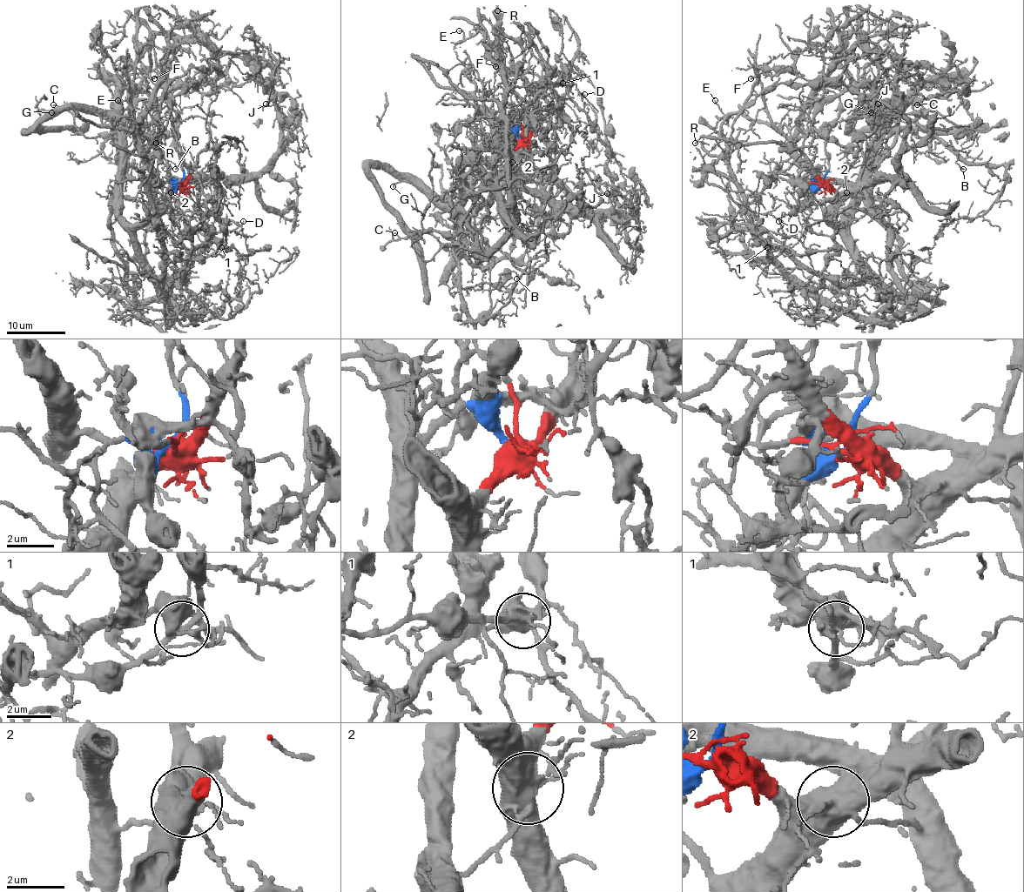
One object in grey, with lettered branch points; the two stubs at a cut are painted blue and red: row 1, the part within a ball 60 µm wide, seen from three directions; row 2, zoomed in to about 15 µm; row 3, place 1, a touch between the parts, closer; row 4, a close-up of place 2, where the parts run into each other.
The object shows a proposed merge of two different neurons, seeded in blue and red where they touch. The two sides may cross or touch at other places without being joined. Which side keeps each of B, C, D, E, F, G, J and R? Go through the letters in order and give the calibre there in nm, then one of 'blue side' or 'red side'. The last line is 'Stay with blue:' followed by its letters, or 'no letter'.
B: 140 nm thick; blue side
C: 120 nm thick; blue side
D: 80 nm thick; blue side
E: 100 nm thick; blue side
F: 90 nm thick; blue side
G: 160 nm thick; red side
J: 100 nm thick; red side
R: 110 nm thick; blue side
Stay with blue: B, C, D, E, F, R

